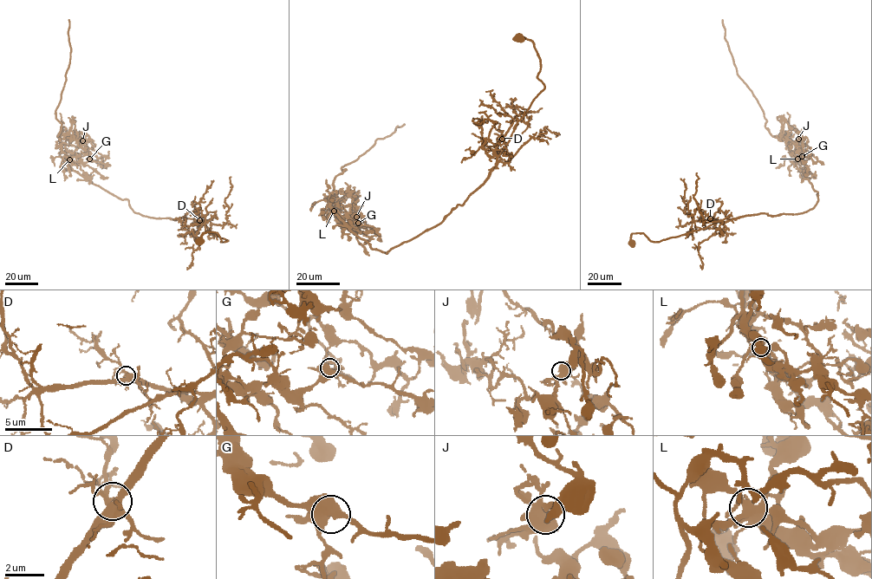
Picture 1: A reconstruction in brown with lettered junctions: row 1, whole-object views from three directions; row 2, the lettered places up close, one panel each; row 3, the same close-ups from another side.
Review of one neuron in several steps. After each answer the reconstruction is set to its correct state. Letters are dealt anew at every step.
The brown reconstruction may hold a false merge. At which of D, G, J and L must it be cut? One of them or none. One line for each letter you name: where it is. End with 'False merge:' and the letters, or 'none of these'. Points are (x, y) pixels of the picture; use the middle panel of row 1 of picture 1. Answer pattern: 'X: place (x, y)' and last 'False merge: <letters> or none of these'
L: place (334, 211)
False merge: L

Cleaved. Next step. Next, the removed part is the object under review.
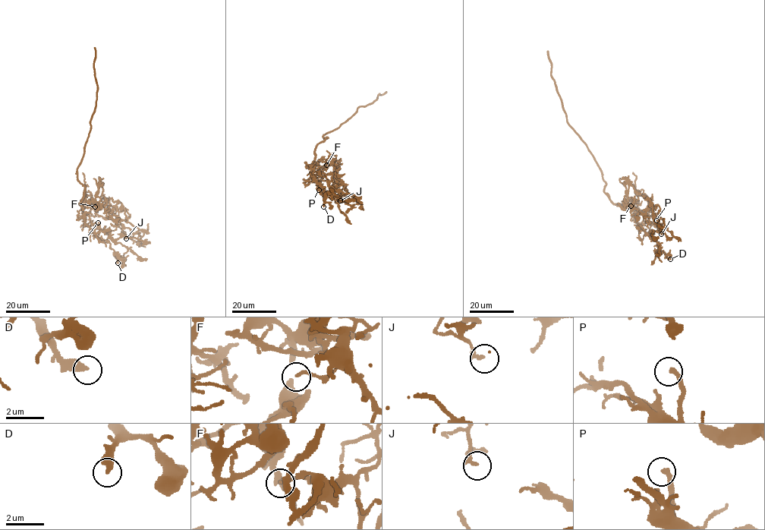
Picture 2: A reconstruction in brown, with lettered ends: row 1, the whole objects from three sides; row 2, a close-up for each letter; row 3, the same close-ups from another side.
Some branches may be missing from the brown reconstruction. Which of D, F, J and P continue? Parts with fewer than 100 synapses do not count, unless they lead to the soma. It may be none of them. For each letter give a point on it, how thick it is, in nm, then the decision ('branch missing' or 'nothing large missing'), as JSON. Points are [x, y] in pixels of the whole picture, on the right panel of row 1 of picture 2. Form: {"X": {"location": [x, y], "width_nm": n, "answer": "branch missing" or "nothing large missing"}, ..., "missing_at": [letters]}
{"D": {"location": [670, 259], "width_nm": 440, "answer": "nothing large missing"}, "F": {"location": [631, 206], "width_nm": 110, "answer": "nothing large missing"}, "J": {"location": [661, 234], "width_nm": 180, "answer": "nothing large missing"}, "P": {"location": [656, 220], "width_nm": 260, "answer": "branch missing"}, "missing_at": ["P"]}

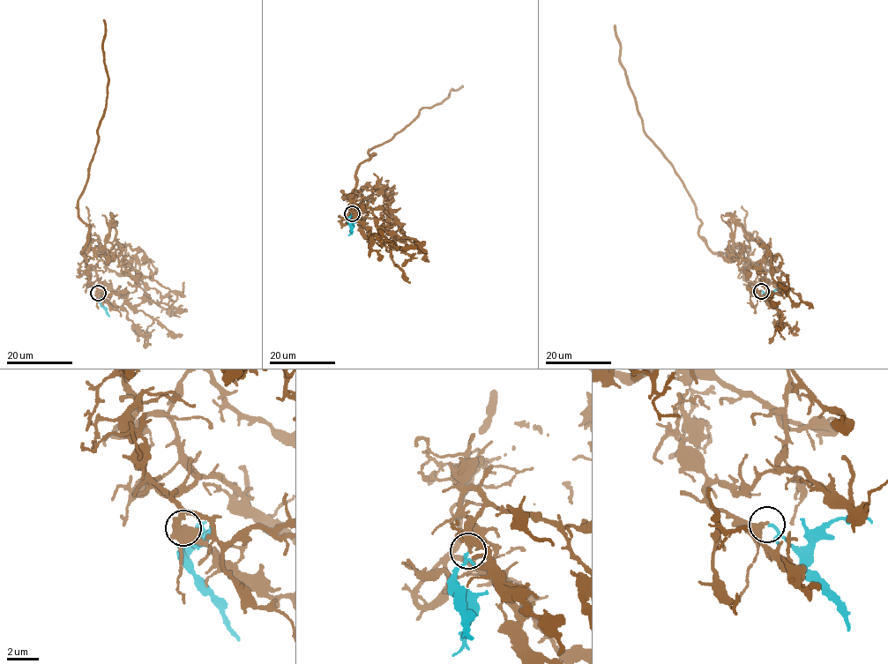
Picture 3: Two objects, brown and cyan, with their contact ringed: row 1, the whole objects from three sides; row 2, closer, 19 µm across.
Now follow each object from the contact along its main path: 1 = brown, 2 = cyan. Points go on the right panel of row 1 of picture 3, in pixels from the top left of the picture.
1: (762, 291), (749, 283), (764, 269), (749, 249), (729, 259), (699, 235), (694, 202), (644, 130), (615, 25)
2: (762, 291), (778, 312)

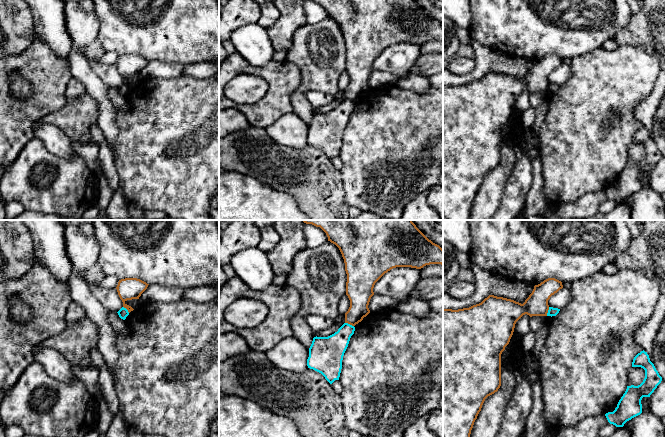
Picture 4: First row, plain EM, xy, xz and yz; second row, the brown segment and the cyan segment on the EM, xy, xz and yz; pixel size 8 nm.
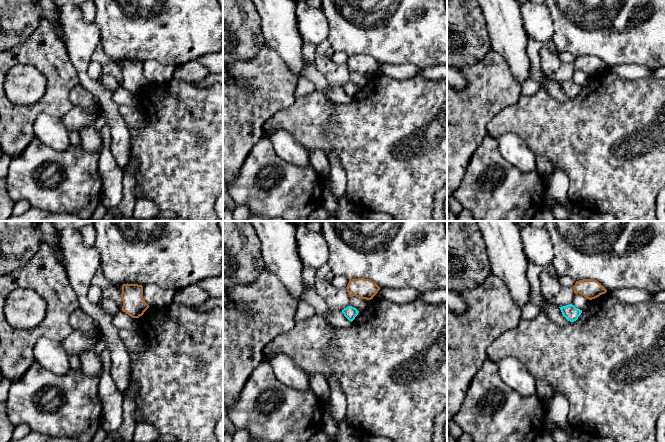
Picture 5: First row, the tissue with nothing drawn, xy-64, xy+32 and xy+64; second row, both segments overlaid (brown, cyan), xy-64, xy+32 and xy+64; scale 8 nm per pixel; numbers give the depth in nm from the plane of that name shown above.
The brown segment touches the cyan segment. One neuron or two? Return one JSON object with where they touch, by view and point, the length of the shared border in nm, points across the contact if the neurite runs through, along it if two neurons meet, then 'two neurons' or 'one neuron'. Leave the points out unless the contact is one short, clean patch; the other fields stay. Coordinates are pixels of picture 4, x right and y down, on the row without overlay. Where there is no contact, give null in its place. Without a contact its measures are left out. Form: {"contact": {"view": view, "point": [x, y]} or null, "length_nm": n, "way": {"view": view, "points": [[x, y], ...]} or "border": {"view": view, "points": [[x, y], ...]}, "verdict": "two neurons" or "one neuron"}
{"contact": {"view": "xz", "point": [349, 99]}, "length_nm": 80, "border": {"view": "xz", "points": [[345, 98], [353, 102]]}, "verdict": "two neurons"}

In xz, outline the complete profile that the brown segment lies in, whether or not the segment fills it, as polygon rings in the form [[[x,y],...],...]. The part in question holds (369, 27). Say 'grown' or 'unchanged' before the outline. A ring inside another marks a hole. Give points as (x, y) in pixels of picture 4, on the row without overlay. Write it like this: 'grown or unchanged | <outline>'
unchanged | [[[312,0],[320,3],[328,17],[335,20],[344,35],[347,50],[346,71],[350,83],[345,99],[355,102],[366,93],[375,59],[396,43],[421,45],[430,40],[443,41],[443,25],[429,16],[415,0]]]

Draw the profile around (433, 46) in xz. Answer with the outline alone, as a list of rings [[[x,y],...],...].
[[[430,40],[419,45],[421,54],[426,53],[442,53],[443,54],[443,41]]]

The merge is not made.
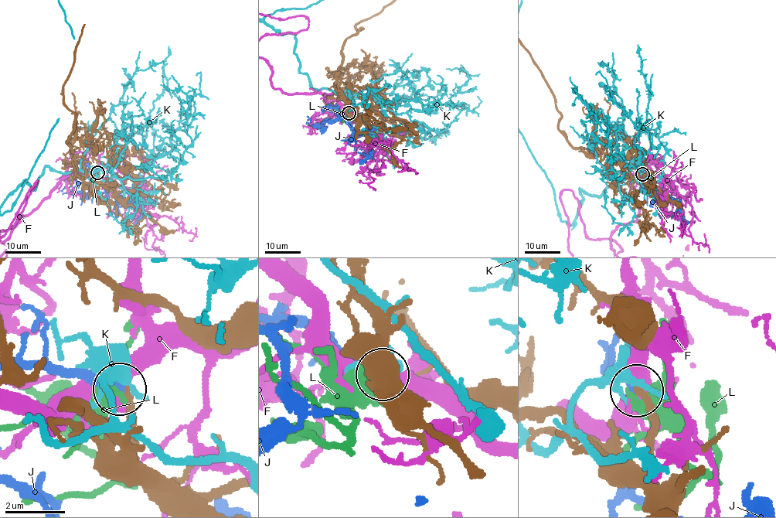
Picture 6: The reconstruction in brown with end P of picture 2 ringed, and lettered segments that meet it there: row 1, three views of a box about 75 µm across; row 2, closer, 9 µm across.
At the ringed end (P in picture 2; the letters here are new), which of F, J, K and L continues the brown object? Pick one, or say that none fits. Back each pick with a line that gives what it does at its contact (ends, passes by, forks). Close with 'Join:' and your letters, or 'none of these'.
J: It ends there
Join: J

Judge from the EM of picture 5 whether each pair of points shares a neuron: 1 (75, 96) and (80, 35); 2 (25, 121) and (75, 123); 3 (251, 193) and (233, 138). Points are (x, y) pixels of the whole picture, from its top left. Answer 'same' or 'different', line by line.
1: different
2: different
3: different

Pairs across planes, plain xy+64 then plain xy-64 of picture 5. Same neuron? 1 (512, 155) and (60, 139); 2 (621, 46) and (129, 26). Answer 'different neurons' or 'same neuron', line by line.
1: same neuron
2: same neuron

